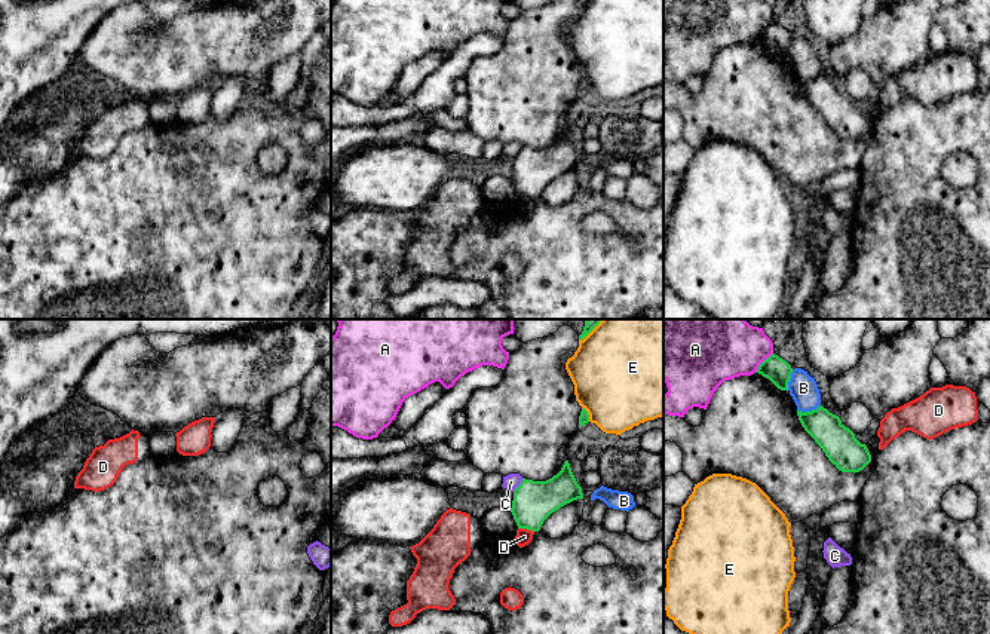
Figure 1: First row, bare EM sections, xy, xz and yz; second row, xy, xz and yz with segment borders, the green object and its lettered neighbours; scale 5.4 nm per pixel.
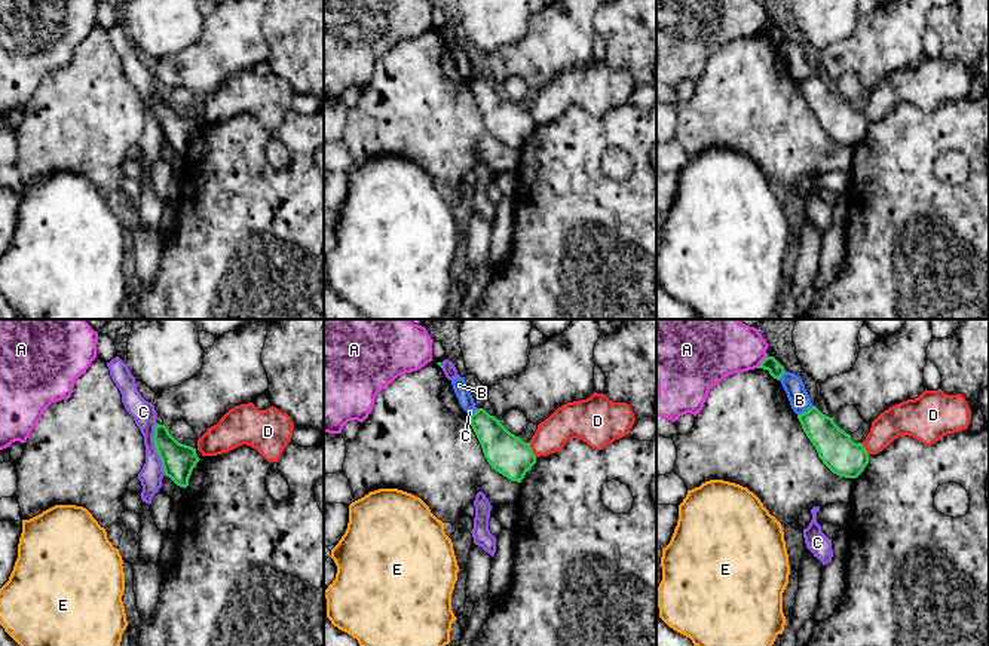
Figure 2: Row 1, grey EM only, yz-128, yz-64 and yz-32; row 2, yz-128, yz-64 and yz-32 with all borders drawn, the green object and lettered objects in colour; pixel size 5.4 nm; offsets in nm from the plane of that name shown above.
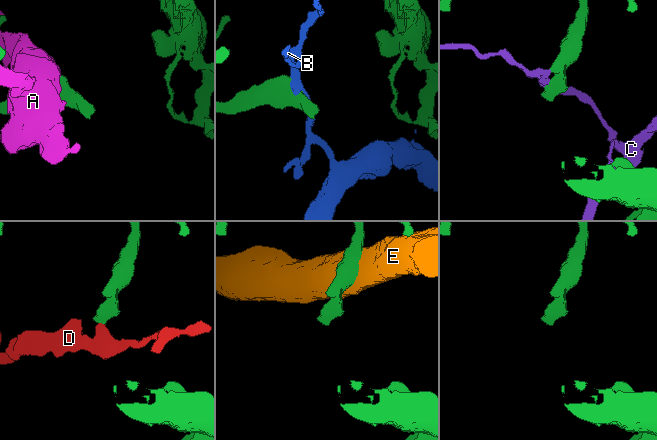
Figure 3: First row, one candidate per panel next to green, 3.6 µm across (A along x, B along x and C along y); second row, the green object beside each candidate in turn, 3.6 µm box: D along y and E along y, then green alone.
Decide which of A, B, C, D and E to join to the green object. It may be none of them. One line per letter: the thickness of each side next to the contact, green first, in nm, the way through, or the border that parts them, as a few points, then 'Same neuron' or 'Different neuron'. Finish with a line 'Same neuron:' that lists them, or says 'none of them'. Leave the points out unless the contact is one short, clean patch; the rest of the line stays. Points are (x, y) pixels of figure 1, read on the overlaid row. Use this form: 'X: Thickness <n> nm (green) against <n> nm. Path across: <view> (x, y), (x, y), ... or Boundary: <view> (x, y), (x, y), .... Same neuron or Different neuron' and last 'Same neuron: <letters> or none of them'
A: Thickness 140 nm (green) against 380 nm. Different neuron
B: Thickness 190 nm (green) against 150 nm. Different neuron
C: Thickness 220 nm (green) against 90 nm. Different neuron
D: Thickness 220 nm (green) against 90 nm. Boundary: xz (518, 527), (533, 532). Different neuron
E: Thickness 60 nm (green) against 480 nm. Different neuron
Same neuron: none of them

